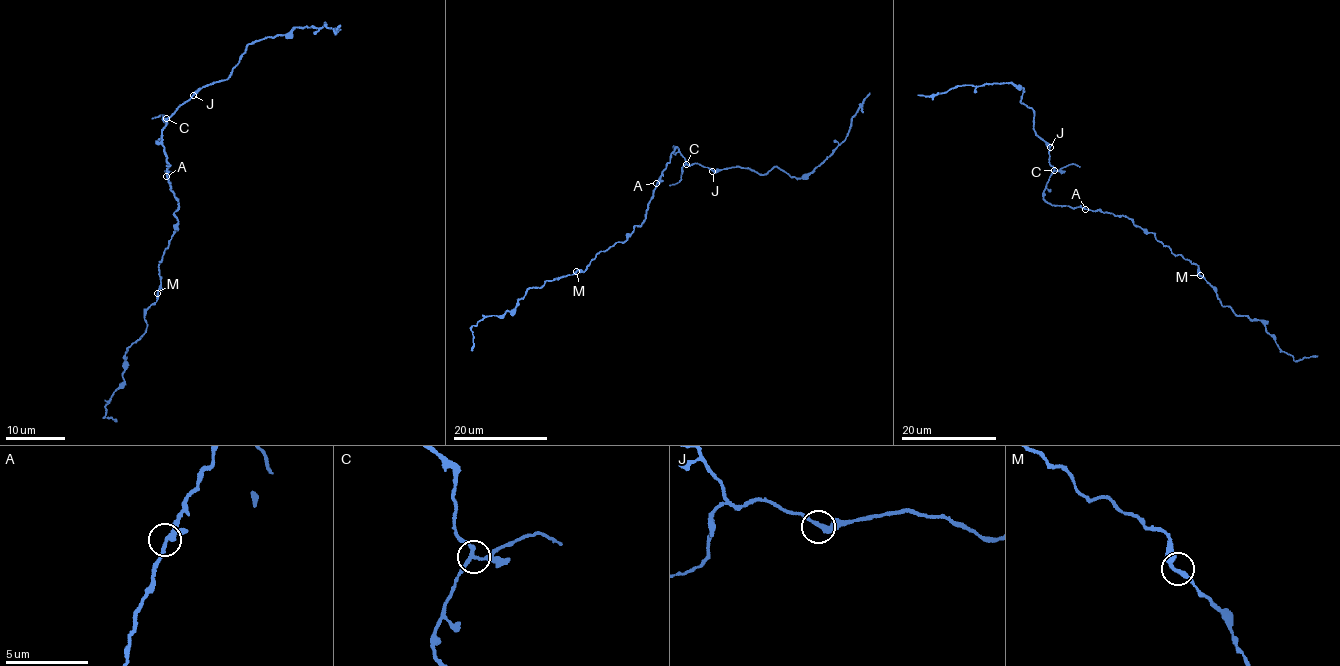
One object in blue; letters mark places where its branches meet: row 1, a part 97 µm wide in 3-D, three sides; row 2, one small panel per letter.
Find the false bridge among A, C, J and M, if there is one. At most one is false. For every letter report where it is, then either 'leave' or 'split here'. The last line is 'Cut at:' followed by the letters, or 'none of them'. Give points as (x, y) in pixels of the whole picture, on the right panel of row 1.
A: at (1085, 209); leave
C: at (1054, 170); split here
J: at (1050, 147); leave
M: at (1200, 275); leave
Cut at: C

